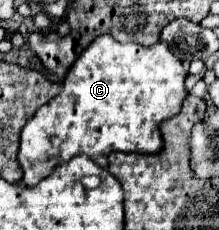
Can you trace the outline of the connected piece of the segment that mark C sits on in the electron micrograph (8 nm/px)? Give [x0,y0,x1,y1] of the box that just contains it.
[18,34,188,186]

